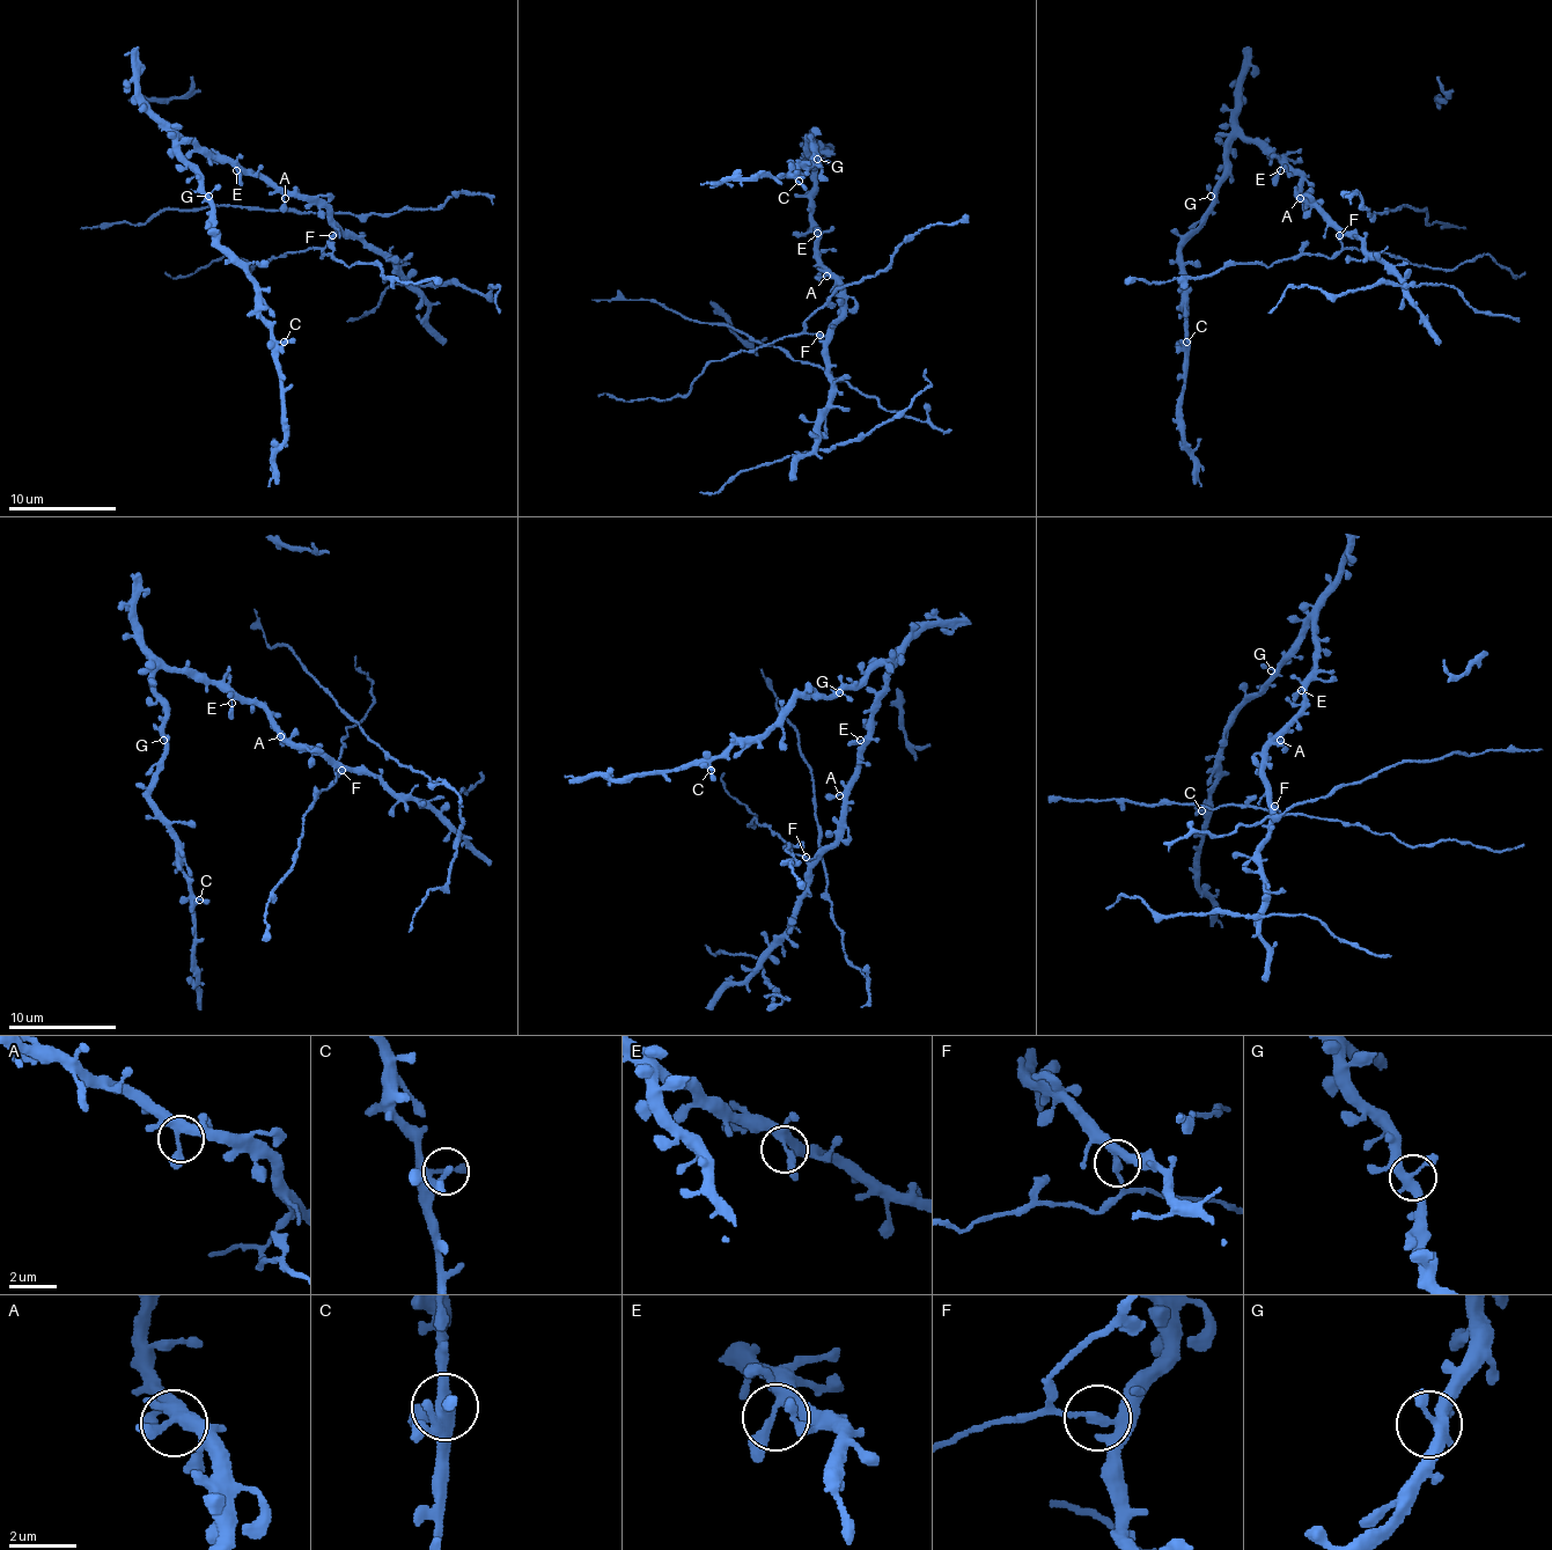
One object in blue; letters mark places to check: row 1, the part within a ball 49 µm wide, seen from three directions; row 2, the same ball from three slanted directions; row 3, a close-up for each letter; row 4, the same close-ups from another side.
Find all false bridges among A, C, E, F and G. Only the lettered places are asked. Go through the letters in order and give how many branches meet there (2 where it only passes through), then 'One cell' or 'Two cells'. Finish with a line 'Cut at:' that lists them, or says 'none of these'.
A: Branches: 4. One cell
C: Branches: 4. One cell
E: Branches: 4. One cell
F: Branches: 4. Two cells
G: Branches: 3. One cell
Cut at: F

